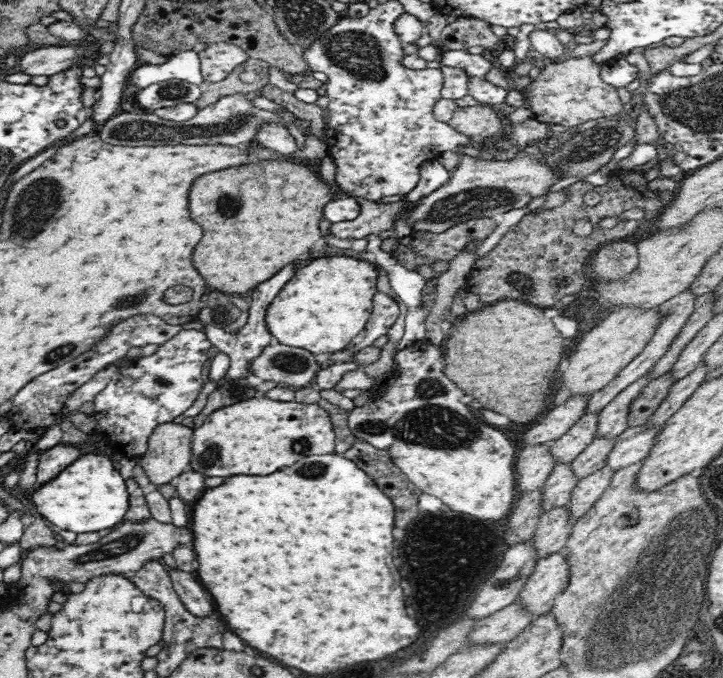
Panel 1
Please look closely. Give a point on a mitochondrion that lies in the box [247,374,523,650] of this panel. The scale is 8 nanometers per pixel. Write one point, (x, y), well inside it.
(424, 523)

